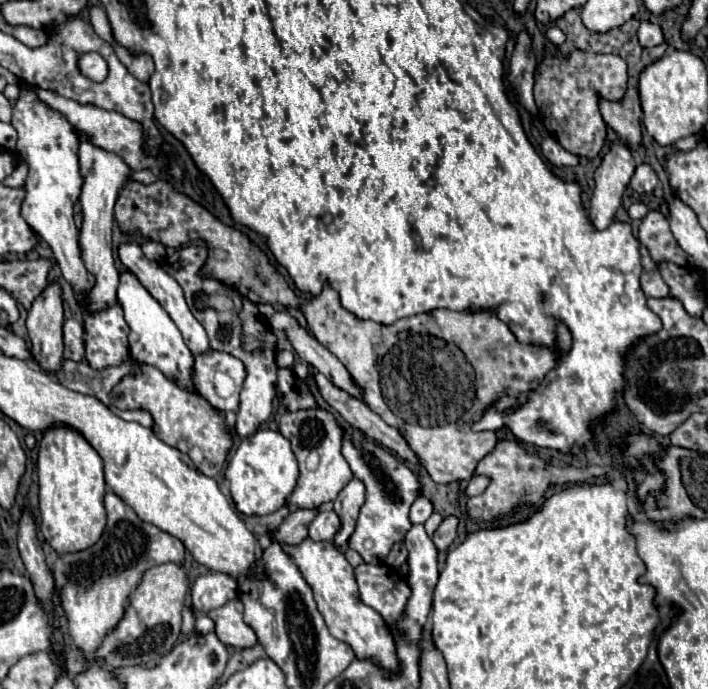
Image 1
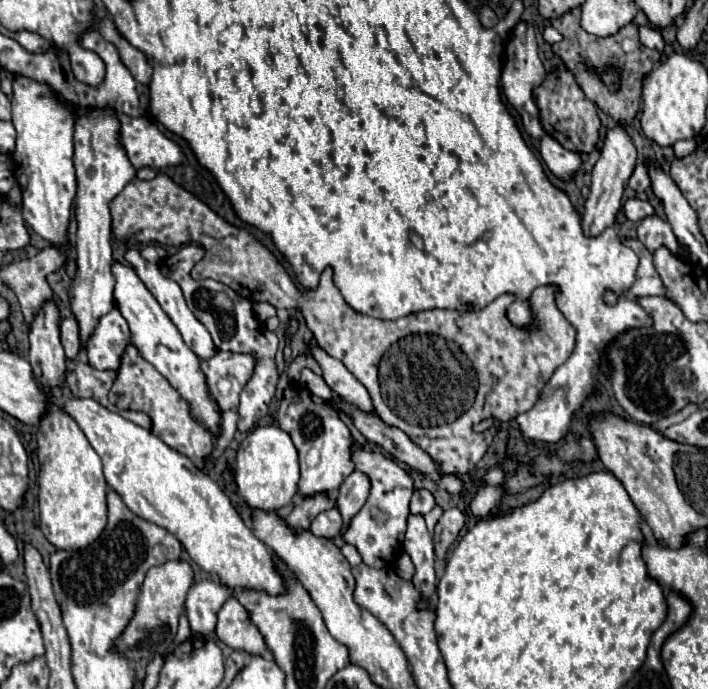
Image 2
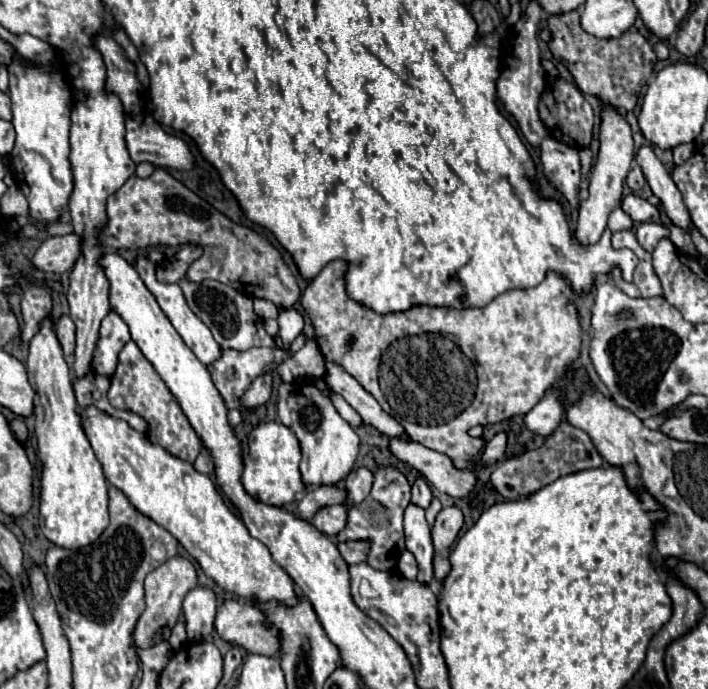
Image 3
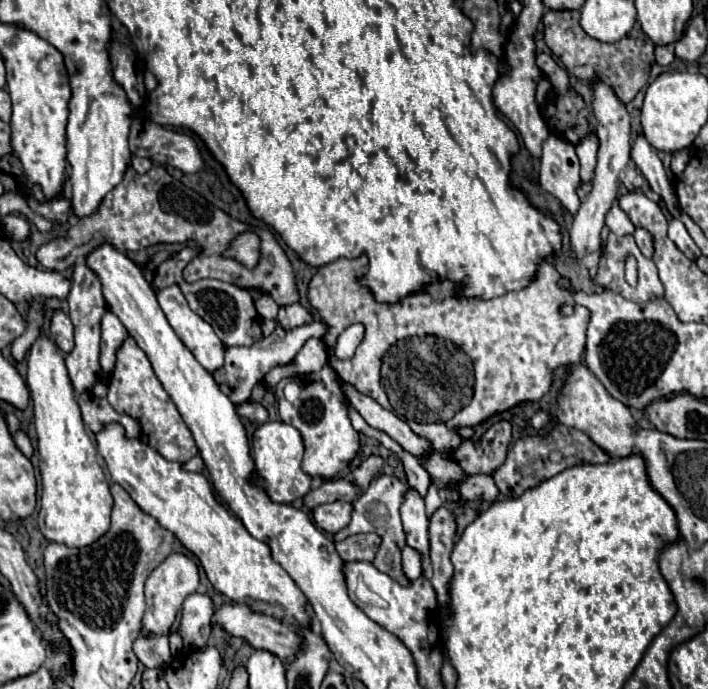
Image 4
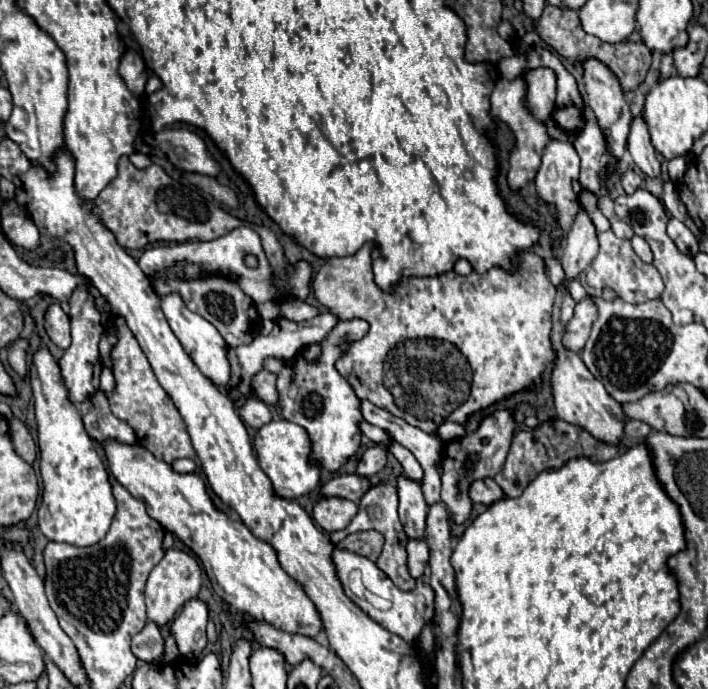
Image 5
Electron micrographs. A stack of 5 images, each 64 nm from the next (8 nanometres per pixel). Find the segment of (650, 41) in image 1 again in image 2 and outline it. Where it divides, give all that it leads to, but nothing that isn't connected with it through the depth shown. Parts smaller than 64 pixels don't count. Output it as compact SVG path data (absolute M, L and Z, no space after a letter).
M640 26L640 42L646 48L660 48L664 44L660 30L654 26Z

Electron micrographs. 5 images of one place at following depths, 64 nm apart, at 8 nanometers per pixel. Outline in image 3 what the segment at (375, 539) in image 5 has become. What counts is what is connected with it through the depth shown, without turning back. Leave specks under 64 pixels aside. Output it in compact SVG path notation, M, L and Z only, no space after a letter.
M340 542L338 550L348 564L360 564L366 560L368 544L364 544L364 542Z

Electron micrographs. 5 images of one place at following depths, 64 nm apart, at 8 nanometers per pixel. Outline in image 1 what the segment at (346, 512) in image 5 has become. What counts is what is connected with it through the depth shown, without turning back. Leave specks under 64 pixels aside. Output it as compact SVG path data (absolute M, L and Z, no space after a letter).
M322 508L316 518L312 520L310 524L310 538L316 540L316 542L330 542L334 538L334 534L338 532L340 528L340 520L338 516L334 514L334 510L328 510L328 508Z

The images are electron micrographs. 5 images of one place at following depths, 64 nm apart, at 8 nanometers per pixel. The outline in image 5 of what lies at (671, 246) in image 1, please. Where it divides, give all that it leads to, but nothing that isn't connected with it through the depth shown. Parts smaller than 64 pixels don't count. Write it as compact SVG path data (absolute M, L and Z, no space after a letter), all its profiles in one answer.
M634 236L632 238L632 248L634 252L644 260L644 262L652 262L652 250L648 246L648 242L642 236Z

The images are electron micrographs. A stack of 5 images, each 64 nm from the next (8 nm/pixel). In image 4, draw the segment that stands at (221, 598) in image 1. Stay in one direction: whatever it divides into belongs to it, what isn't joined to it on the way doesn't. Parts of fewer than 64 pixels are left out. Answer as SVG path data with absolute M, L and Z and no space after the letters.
M194 592L184 600L182 620L180 620L180 634L184 638L184 648L204 648L210 630L212 630L212 614L214 604L210 596L202 592Z

